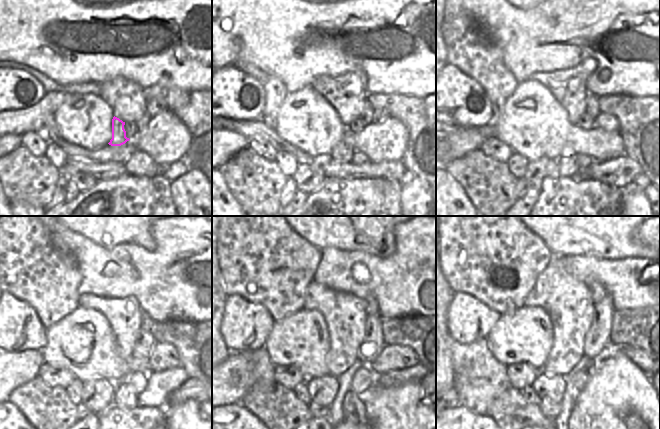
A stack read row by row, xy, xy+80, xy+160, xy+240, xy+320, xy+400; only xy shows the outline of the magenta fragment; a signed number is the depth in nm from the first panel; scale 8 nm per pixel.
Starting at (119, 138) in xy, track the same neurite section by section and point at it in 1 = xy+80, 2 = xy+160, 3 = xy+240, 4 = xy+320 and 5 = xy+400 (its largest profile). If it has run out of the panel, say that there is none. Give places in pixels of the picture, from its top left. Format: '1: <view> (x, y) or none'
1: xy+80 (343, 151)
2: xy+160 (568, 167)
3: xy+240 (124, 396)
4: xy+320 (354, 409)
5: xy+400 (576, 419)

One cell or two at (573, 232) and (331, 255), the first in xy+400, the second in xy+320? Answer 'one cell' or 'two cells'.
two cells

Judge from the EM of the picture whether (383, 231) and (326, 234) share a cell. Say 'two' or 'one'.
one

